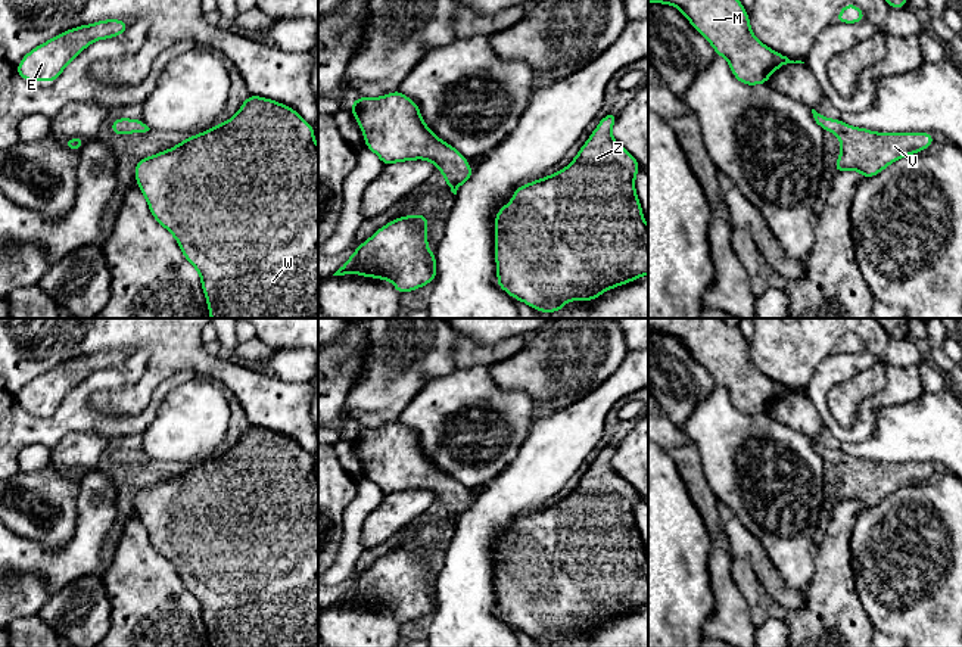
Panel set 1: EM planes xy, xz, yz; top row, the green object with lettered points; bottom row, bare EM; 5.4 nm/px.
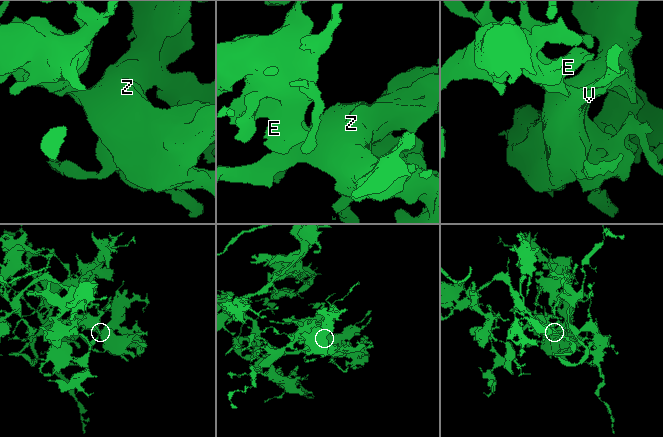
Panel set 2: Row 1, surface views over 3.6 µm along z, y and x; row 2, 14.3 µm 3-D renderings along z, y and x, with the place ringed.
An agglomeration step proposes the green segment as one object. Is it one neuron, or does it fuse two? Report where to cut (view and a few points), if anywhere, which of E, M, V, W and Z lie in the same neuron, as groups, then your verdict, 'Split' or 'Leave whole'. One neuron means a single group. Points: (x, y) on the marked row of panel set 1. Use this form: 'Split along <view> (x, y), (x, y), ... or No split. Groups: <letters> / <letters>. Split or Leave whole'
No split. Groups: E M V W Z. Leave whole

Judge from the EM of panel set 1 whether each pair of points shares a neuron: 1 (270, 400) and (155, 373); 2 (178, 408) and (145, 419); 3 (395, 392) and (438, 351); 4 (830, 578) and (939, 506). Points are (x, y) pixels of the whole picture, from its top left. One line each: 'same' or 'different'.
1: same
2: different
3: same
4: different

